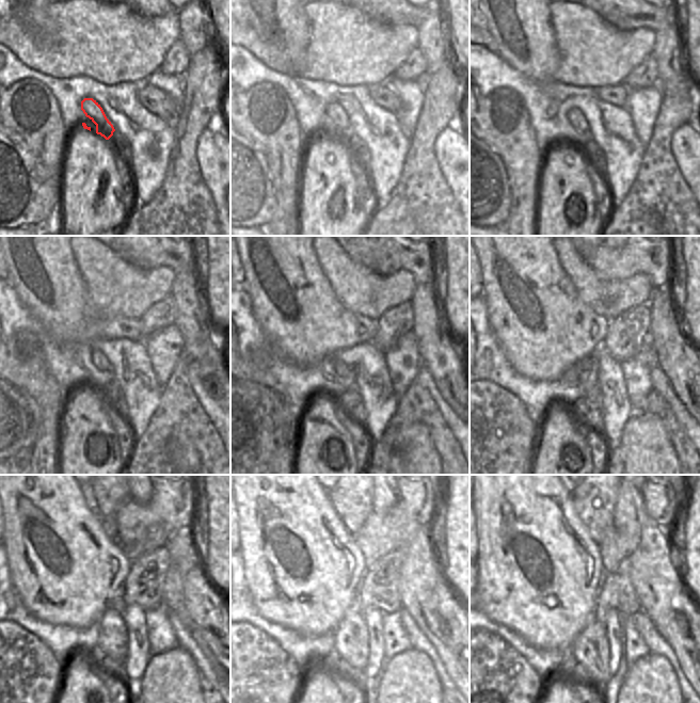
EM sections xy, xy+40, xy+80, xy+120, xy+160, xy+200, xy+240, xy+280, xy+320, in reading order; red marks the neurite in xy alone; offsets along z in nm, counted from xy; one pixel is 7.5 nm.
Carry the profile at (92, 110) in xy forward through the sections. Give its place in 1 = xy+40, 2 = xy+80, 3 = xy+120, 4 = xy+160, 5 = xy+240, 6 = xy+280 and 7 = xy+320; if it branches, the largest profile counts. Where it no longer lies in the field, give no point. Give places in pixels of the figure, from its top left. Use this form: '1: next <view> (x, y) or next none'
1: next xy+40 (343, 132)
2: next xy+80 (577, 133)
3: next xy+120 (100, 373)
4: next xy+160 (341, 377)
5: next xy+240 (112, 634)
6: next xy+280 (351, 644)
7: next xy+320 (589, 649)

